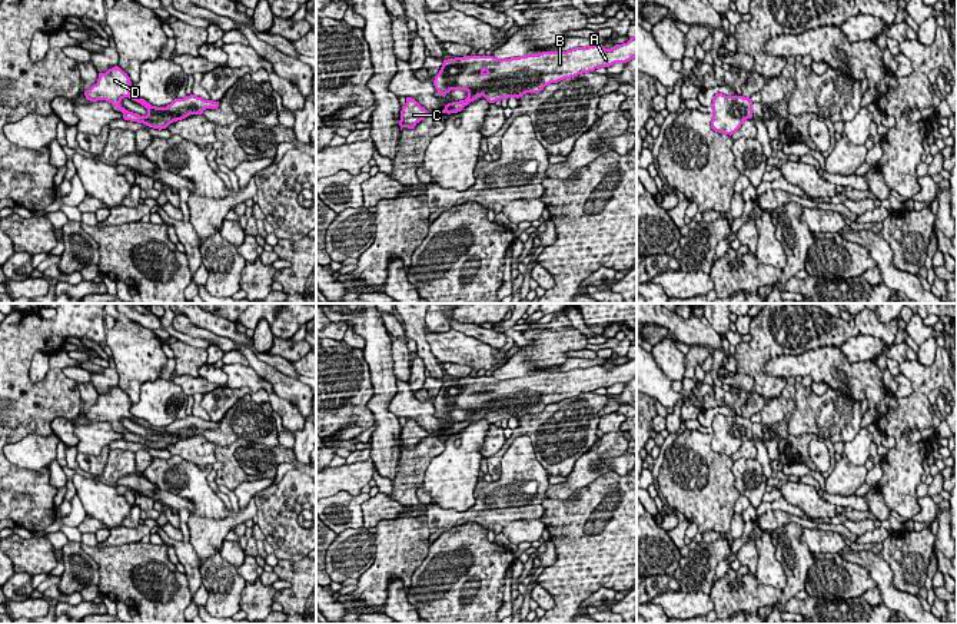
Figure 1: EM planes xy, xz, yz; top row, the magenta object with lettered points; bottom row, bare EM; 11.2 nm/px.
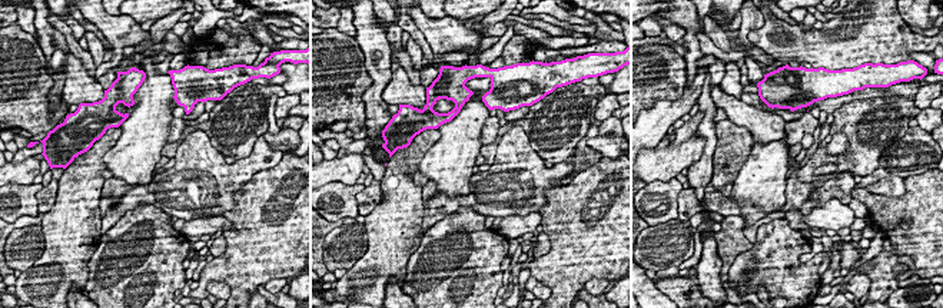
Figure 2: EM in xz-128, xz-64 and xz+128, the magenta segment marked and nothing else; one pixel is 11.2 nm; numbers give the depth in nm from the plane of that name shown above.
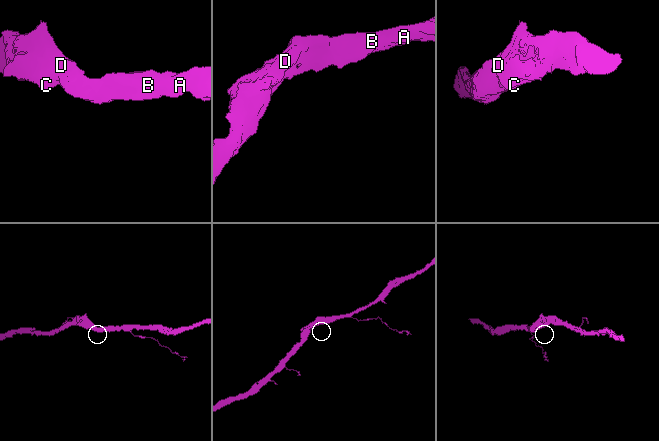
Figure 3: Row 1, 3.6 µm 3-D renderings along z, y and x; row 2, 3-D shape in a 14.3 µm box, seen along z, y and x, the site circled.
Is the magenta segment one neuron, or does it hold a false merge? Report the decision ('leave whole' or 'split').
leave whole

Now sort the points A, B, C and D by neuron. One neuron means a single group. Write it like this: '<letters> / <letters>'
A B C D

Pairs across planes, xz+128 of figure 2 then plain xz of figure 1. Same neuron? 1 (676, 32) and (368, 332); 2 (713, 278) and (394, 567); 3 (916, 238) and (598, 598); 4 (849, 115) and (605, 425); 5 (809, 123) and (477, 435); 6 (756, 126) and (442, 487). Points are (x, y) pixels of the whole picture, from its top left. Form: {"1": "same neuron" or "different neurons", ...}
{"1": "different neurons", "2": "different neurons", "3": "different neurons", "4": "different neurons", "5": "different neurons", "6": "different neurons"}

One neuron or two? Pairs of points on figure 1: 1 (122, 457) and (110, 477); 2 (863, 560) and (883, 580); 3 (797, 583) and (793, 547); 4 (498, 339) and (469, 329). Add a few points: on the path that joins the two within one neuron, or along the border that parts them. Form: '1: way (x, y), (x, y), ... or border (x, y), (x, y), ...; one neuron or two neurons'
1: way (122, 461), (112, 473); one neuron
2: way (869, 563), (880, 574); one neuron
3: way (796, 574), (794, 556); one neuron
4: way (491, 337), (477, 331); one neuron

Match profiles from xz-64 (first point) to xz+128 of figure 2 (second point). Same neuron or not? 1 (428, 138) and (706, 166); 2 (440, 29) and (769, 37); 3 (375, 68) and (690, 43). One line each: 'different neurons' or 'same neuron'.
1: different neurons
2: same neuron
3: same neuron

